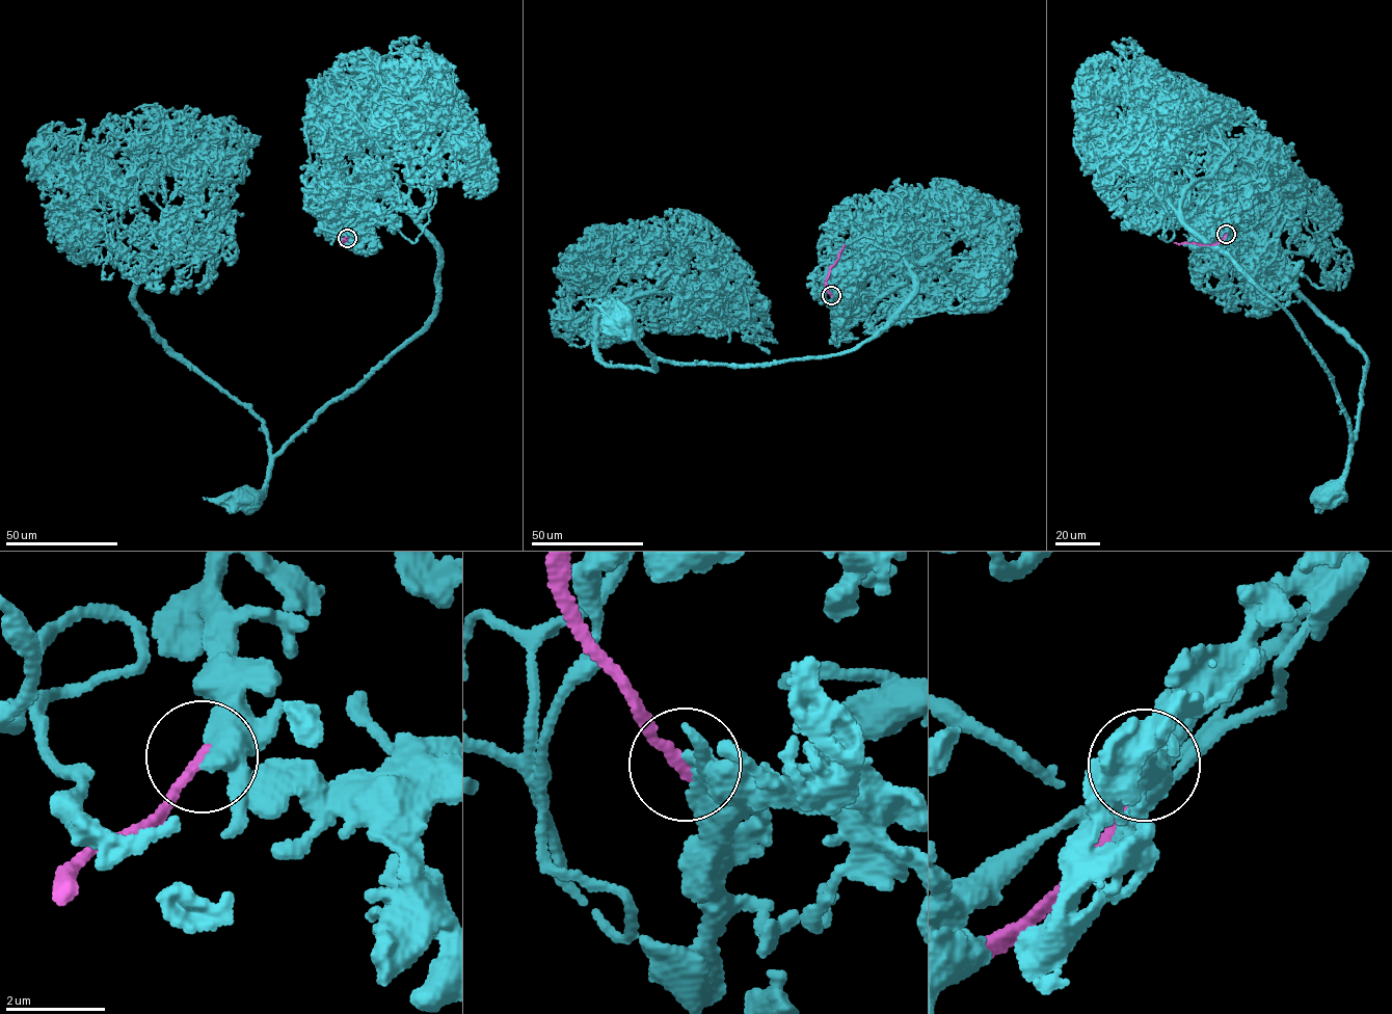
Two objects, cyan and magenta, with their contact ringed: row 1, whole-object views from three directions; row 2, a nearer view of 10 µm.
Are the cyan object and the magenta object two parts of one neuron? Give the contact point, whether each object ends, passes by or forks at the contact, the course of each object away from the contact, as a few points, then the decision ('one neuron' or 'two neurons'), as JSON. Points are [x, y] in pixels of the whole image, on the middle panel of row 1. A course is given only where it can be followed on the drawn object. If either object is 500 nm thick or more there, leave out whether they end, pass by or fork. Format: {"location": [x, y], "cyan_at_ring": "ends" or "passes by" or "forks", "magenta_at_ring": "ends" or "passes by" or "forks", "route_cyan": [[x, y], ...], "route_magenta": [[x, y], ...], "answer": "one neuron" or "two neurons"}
{"location": [831, 295], "cyan_at_ring": "passes by", "magenta_at_ring": "ends", "route_cyan": [[832, 295], [848, 309], [908, 274], [915, 288], [854, 348], [758, 365], [661, 361], [623, 322]], "route_magenta": [[831, 295], [826, 287], [826, 278], [845, 245]], "answer": "two neurons"}

